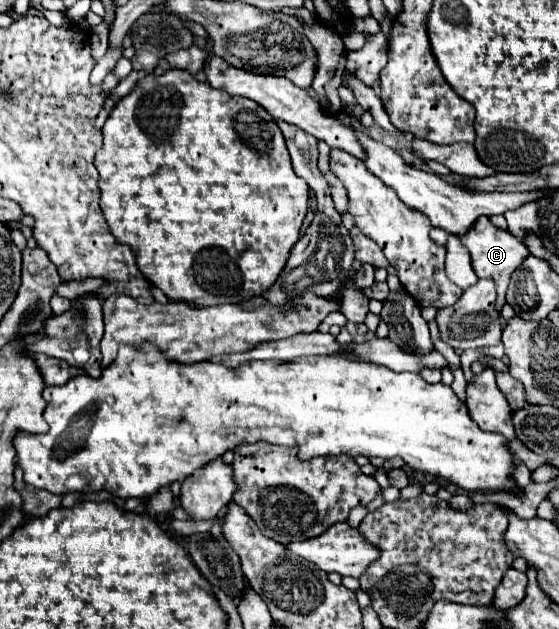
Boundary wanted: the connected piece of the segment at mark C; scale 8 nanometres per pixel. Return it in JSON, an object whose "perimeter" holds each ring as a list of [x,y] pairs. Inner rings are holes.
{"perimeter":[[[487,217],[477,219],[477,223],[469,229],[469,233],[465,233],[465,237],[461,237],[461,243],[471,253],[473,269],[475,269],[477,277],[495,281],[495,285],[497,285],[497,311],[501,311],[501,307],[505,305],[505,291],[511,281],[511,275],[529,257],[529,249],[525,247],[525,243],[521,239],[513,237],[509,231],[493,227]]]}

